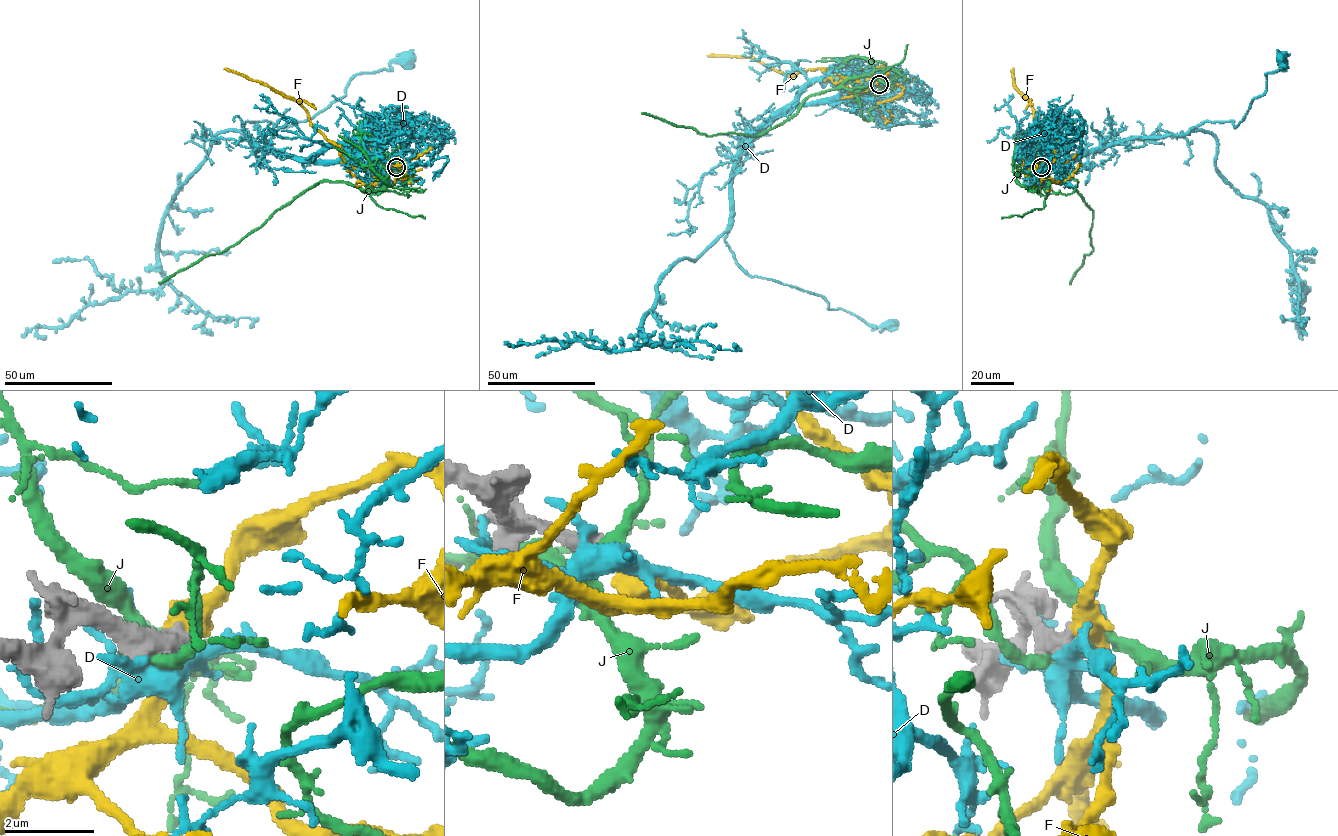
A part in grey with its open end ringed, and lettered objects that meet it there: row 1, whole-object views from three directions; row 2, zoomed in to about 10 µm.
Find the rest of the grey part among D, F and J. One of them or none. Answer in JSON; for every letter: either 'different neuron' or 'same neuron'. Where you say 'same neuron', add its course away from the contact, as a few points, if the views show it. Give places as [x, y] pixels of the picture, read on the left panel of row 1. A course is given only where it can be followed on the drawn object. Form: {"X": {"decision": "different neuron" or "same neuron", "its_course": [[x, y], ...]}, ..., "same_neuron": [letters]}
{"D": {"decision": "different neuron"}, "F": {"decision": "same neuron", "its_course": [[396, 166], [384, 176], [353, 168], [338, 146], [311, 124], [307, 111], [296, 101], [224, 68]]}, "J": {"decision": "different neuron"}, "same_neuron": ["F"]}

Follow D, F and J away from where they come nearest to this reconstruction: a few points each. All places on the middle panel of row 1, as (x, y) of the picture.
D: (878, 82), (796, 105), (752, 139), (733, 176), (725, 240), (750, 275), (819, 294), (873, 329), (890, 324)
F: (879, 84), (836, 78), (821, 68), (800, 71), (790, 77), (751, 57), (707, 55)
J: (878, 83), (877, 94), (839, 87), (810, 95), (790, 118), (758, 136), (708, 136), (641, 113)

